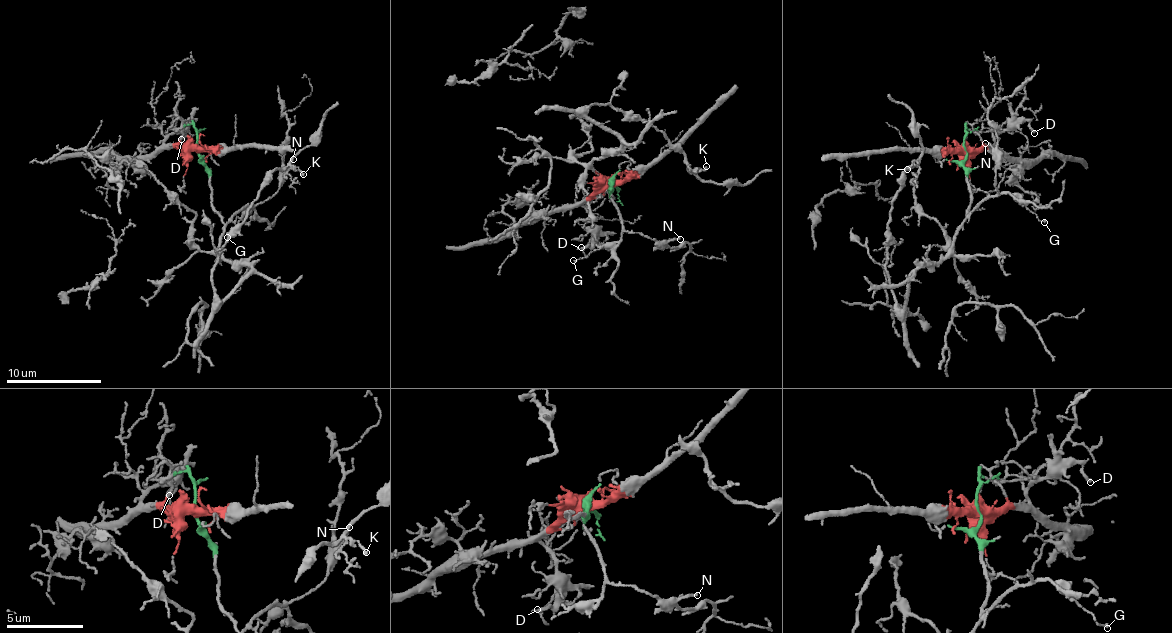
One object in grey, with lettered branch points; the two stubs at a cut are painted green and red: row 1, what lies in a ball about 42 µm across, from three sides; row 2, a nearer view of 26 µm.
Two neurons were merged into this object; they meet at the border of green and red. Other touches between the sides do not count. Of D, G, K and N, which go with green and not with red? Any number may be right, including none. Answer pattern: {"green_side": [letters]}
{"green_side": ["G", "K", "N"]}

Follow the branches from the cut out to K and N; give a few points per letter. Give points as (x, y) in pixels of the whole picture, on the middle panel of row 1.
K: (611, 186), (597, 189), (591, 168), (621, 143), (586, 114), (596, 104), (645, 121), (688, 167), (706, 167)
N: (611, 186), (611, 189), (597, 189), (603, 186), (626, 231), (659, 240), (679, 239)

